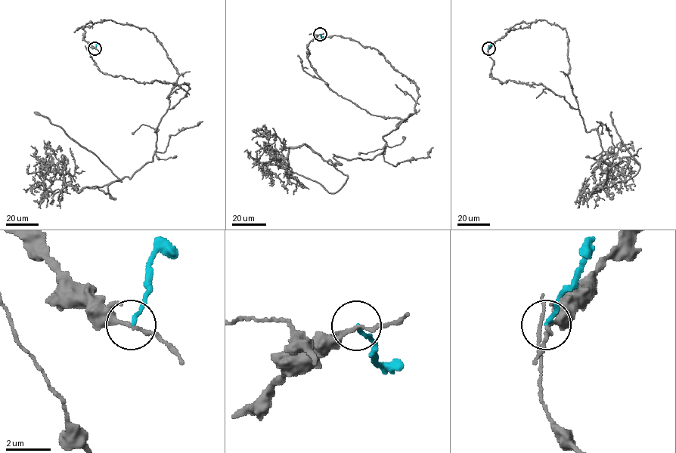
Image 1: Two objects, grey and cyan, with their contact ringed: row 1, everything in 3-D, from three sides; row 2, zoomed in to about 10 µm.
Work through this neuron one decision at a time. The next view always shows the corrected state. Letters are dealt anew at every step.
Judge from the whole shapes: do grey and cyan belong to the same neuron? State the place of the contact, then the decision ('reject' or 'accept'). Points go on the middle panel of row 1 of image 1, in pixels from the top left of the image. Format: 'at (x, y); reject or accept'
at (320, 34); reject

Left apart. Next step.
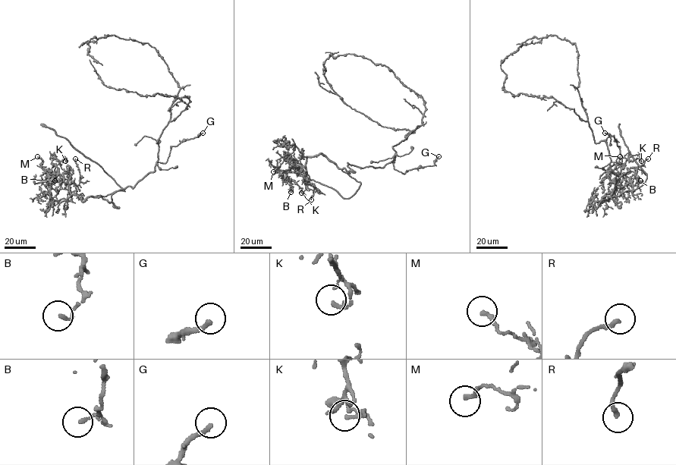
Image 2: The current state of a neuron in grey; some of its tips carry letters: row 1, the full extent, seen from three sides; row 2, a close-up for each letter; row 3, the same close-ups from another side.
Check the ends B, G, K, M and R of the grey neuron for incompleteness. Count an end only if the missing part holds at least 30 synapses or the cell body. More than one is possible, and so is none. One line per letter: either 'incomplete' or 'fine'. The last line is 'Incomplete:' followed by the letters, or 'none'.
B: fine
G: incomplete
K: fine
M: fine
R: fine
Incomplete: G

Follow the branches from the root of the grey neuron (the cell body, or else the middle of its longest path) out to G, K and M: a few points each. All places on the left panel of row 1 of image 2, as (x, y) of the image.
G: (158, 150), (157, 161), (165, 163), (172, 146), (202, 133)
K: (158, 150), (153, 171), (111, 195), (118, 208), (101, 196), (83, 201), (72, 195), (51, 163), (65, 161)
M: (158, 150), (153, 171), (111, 195), (118, 208), (101, 196), (83, 201), (72, 195), (37, 156)

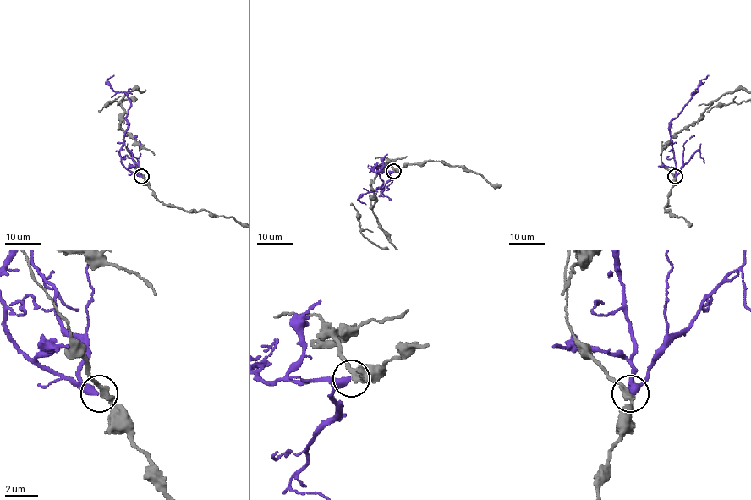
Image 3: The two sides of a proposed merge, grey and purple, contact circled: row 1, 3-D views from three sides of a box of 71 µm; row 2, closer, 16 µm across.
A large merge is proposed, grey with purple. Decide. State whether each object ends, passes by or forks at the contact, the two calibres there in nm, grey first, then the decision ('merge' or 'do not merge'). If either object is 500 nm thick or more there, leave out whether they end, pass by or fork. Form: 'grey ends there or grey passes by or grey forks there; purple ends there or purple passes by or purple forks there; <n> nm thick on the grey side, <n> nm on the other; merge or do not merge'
grey passes by; purple ends there; 320 nm thick on the grey side, 440 nm on the other; do not merge

